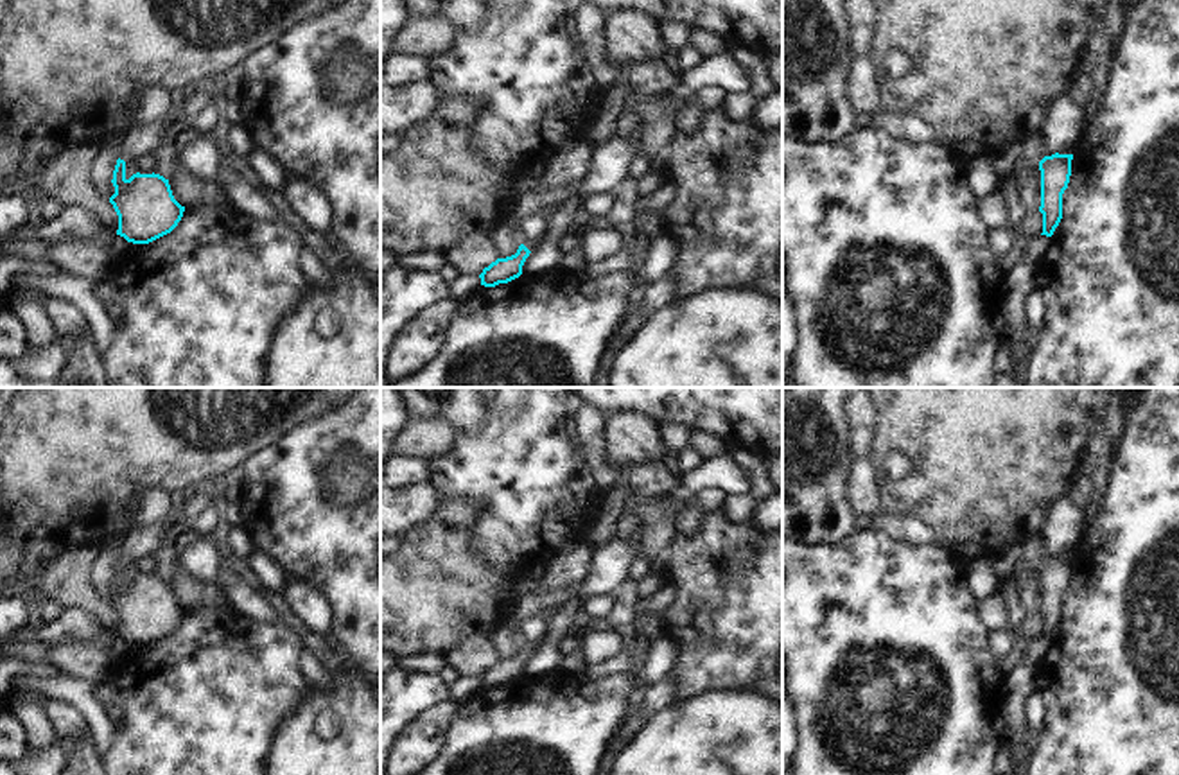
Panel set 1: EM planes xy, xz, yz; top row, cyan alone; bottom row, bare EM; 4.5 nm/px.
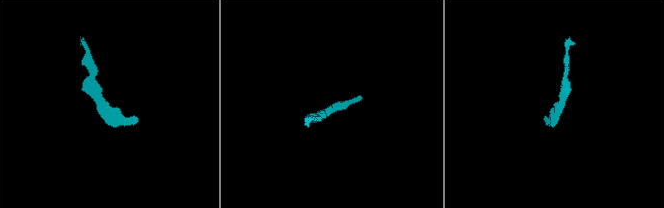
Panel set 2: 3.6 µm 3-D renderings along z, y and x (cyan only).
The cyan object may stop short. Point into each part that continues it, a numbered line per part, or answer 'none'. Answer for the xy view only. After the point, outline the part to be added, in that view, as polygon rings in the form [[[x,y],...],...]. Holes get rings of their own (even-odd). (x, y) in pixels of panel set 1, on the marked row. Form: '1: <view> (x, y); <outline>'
1: xy (139, 140); [[[162,120],[131,126],[118,142],[118,158],[131,163],[142,156],[154,154],[163,140],[165,126]]]

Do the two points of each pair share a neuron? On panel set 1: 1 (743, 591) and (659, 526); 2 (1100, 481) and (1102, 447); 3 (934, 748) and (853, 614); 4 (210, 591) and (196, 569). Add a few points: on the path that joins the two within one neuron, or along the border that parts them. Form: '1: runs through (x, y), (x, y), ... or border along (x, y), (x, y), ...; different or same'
1: border along (677, 533), (661, 555); different
2: runs through (1102, 472), (1102, 456); same
3: runs through (903, 714), (885, 653), (880, 648); same
4: border along (187, 571), (203, 582), (214, 583); different

